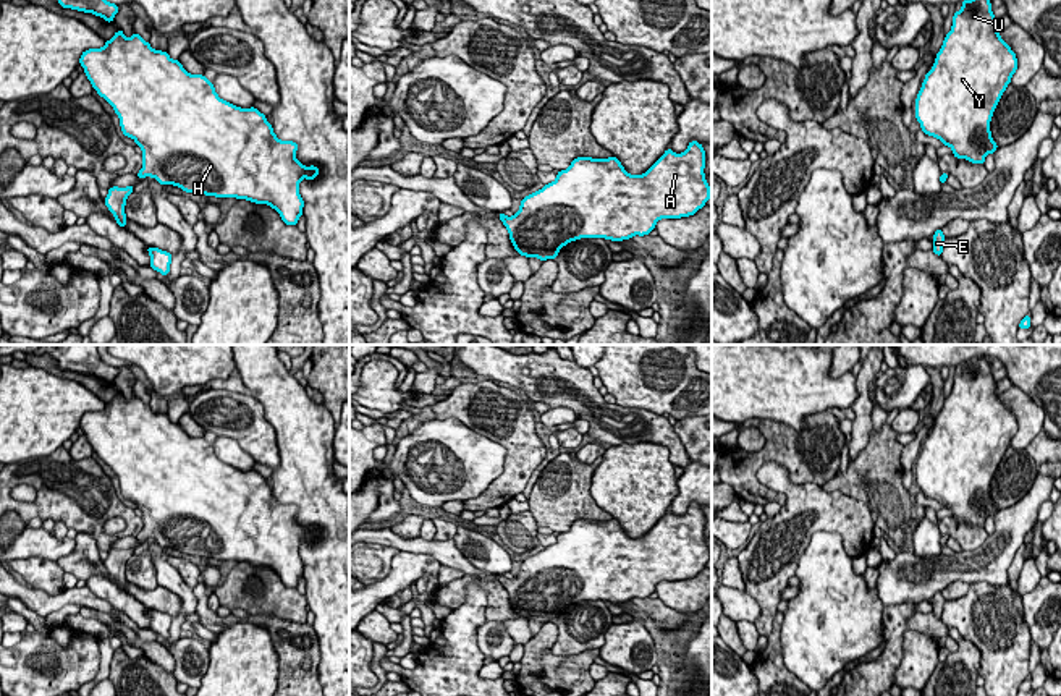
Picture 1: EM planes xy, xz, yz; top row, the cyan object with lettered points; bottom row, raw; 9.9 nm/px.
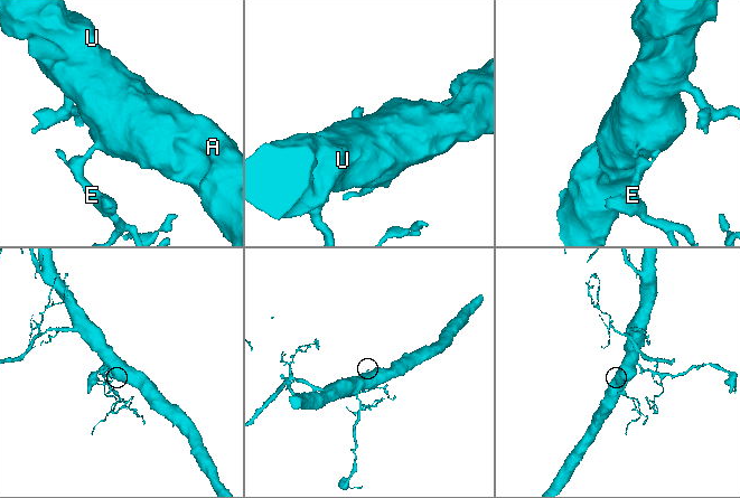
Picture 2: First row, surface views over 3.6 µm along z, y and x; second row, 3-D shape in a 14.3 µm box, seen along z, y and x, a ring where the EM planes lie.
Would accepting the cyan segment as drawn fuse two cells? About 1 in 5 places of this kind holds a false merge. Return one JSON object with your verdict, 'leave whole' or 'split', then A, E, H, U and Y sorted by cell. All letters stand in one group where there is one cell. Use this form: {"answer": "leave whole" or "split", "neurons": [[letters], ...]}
{"answer": "leave whole", "neurons": [["A", "E", "H", "U", "Y"]]}

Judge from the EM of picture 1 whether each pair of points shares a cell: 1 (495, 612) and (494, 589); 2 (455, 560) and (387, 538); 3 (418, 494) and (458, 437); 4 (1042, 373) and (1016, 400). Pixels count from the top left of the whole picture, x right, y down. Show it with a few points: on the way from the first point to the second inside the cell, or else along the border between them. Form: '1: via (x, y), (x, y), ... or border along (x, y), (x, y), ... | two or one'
1: via (495, 607), (495, 594) | one
2: via (439, 549), (403, 544) | one
3: via (442, 496), (455, 494), (469, 483), (469, 462) | one
4: border along (1013, 386), (1034, 398), (1044, 411) | two

